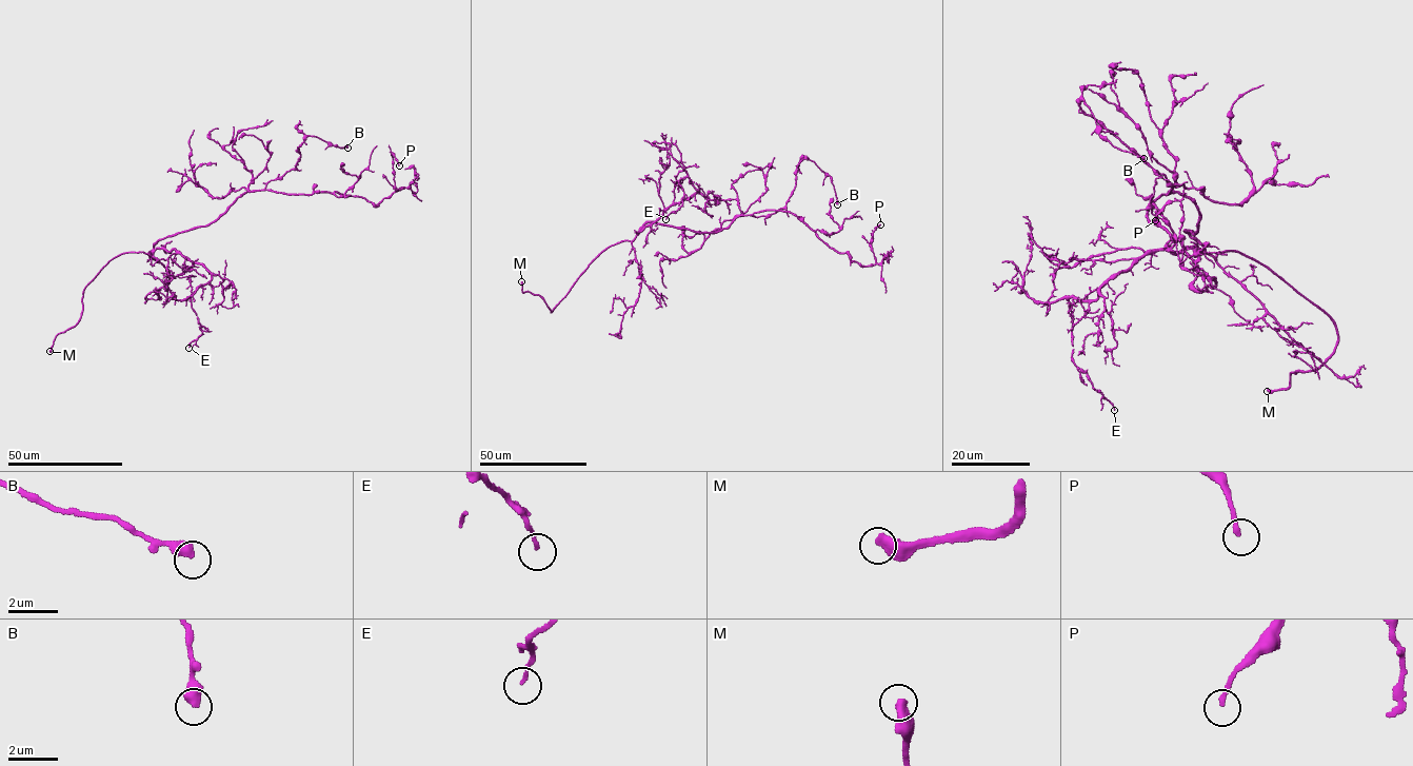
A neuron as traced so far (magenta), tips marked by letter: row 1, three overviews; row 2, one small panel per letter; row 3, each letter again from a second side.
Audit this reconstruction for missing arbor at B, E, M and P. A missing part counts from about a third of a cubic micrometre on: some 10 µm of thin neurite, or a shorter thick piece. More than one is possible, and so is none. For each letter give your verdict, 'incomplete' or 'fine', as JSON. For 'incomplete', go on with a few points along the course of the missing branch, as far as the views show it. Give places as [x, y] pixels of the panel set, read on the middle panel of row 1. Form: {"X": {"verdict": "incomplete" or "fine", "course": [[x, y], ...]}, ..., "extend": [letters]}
{"B": {"verdict": "fine"}, "E": {"verdict": "fine"}, "M": {"verdict": "incomplete"}, "P": {"verdict": "fine"}, "extend": ["M"]}

